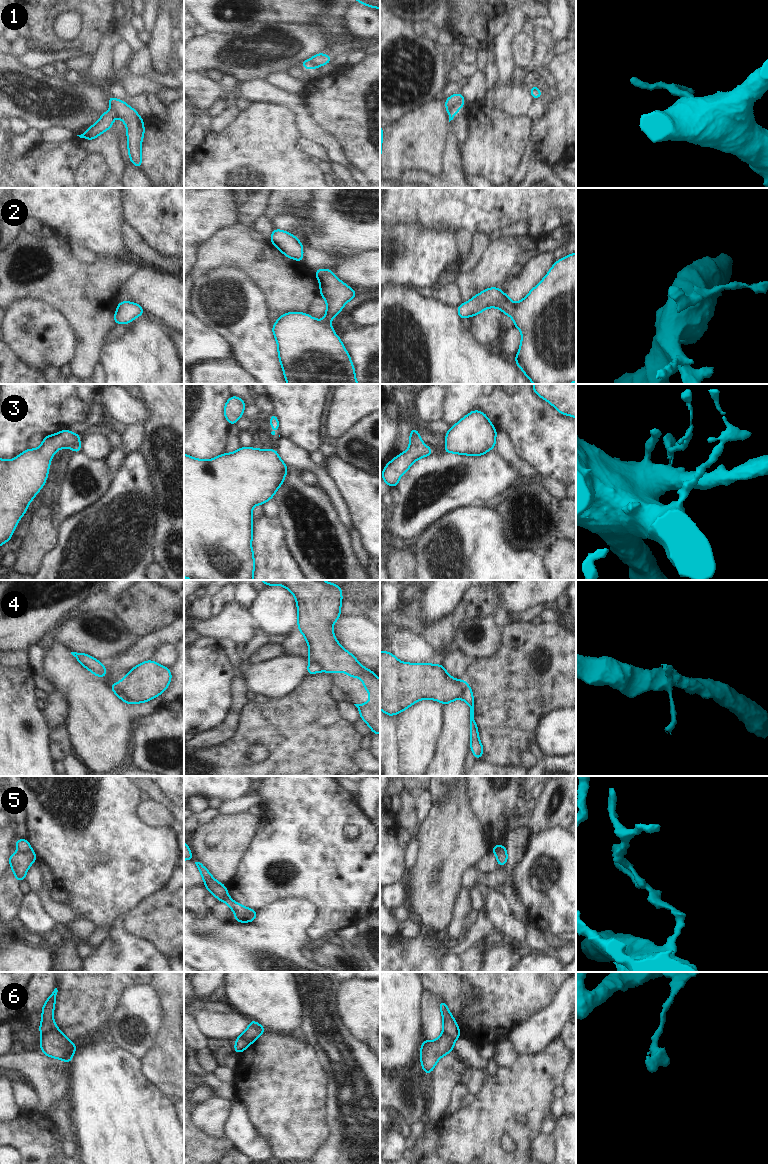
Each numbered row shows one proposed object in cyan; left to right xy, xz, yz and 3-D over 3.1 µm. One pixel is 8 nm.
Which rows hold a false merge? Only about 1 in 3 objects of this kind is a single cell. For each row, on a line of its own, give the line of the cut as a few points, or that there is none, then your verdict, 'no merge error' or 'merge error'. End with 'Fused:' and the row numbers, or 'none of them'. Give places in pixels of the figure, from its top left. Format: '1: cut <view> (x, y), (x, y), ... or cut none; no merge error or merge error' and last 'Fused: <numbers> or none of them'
1: cut yz (456, 109), (451, 109), (448, 113); merge error
2: cut none; no merge error
3: cut none; no merge error
4: cut xy (117, 683), (122, 695), (134, 702); merge error
5: cut xy (30, 848), (25, 852), (19, 851); merge error
6: cut xy (56, 1027), (42, 1034); merge error
Fused: 1, 4, 5, 6

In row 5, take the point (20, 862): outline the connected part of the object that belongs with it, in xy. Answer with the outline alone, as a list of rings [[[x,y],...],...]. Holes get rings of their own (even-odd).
[[[32,849],[26,853],[19,851],[9,856],[10,866],[18,882],[25,880],[25,874],[31,864],[36,860],[38,860],[38,858]]]

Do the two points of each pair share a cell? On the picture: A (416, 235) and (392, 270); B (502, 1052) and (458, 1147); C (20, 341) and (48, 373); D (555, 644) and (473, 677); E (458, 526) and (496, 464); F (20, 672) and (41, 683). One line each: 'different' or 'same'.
A: same
B: different
C: different
D: same
E: different
F: different

